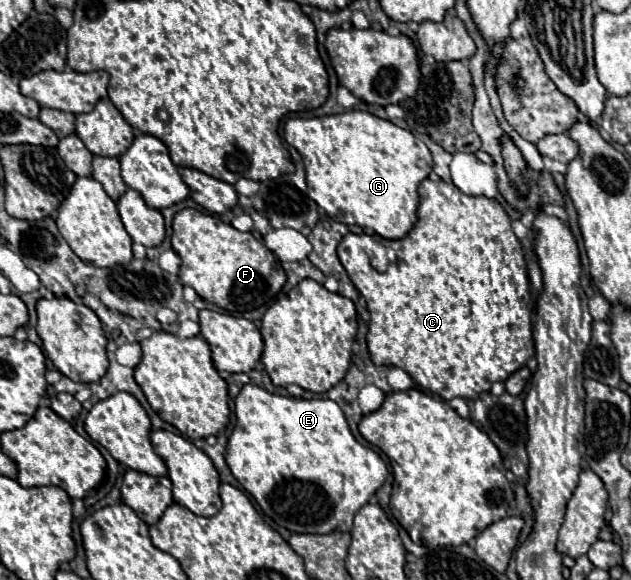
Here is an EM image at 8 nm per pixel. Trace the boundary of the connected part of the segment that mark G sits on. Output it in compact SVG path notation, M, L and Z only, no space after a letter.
M345 111L339 115L289 119L283 127L283 137L303 157L309 197L323 207L331 219L345 225L373 227L373 231L385 239L401 239L413 229L419 207L417 187L429 175L433 159L427 146L411 131L379 119L369 111Z

